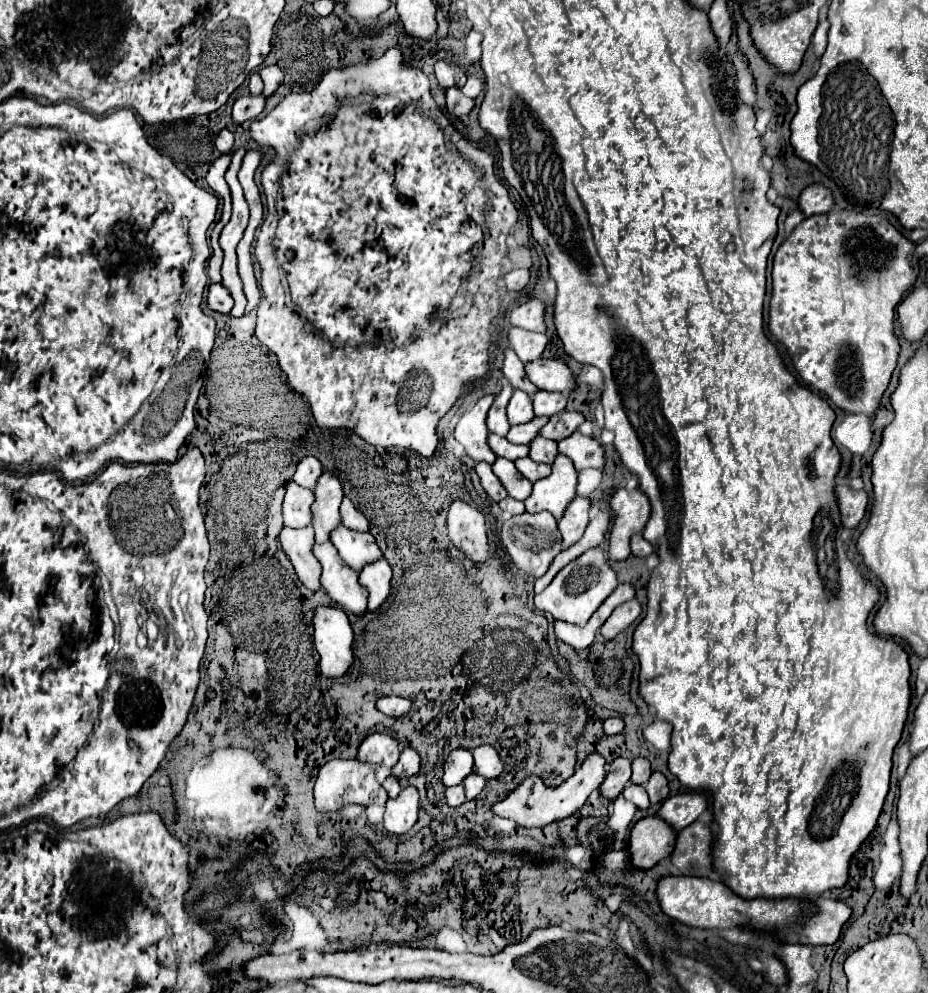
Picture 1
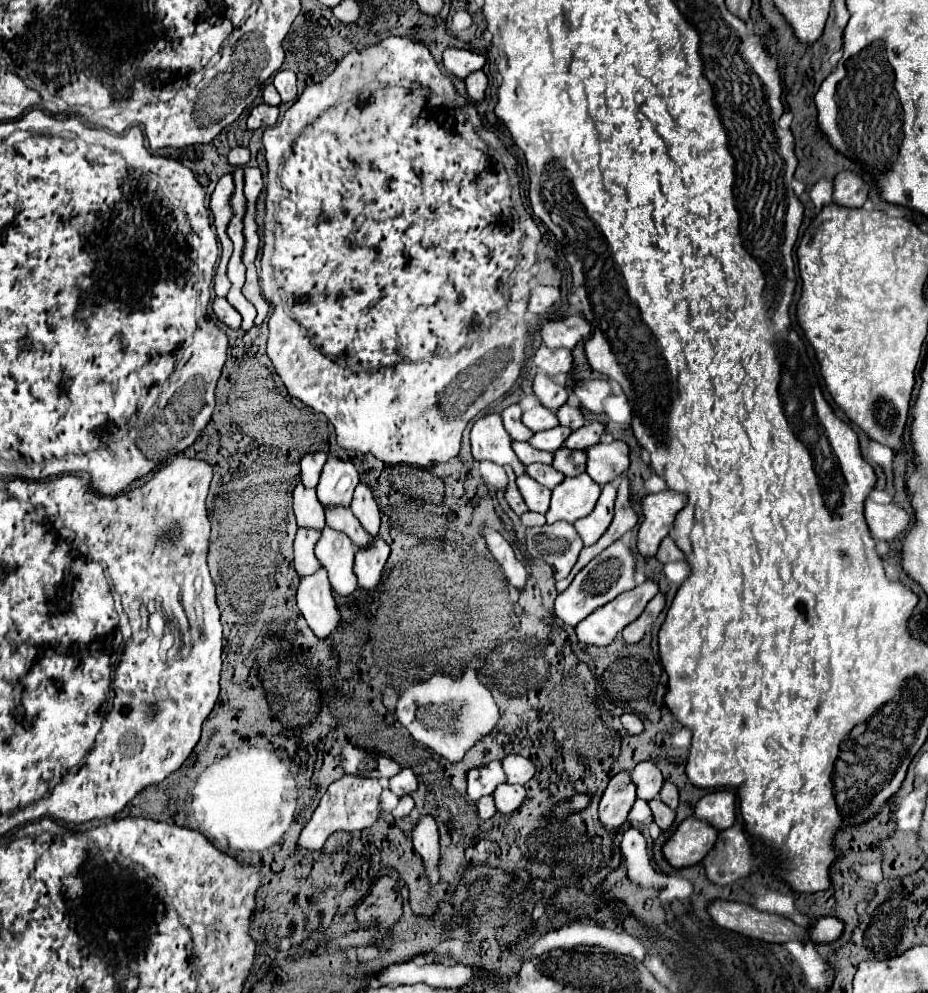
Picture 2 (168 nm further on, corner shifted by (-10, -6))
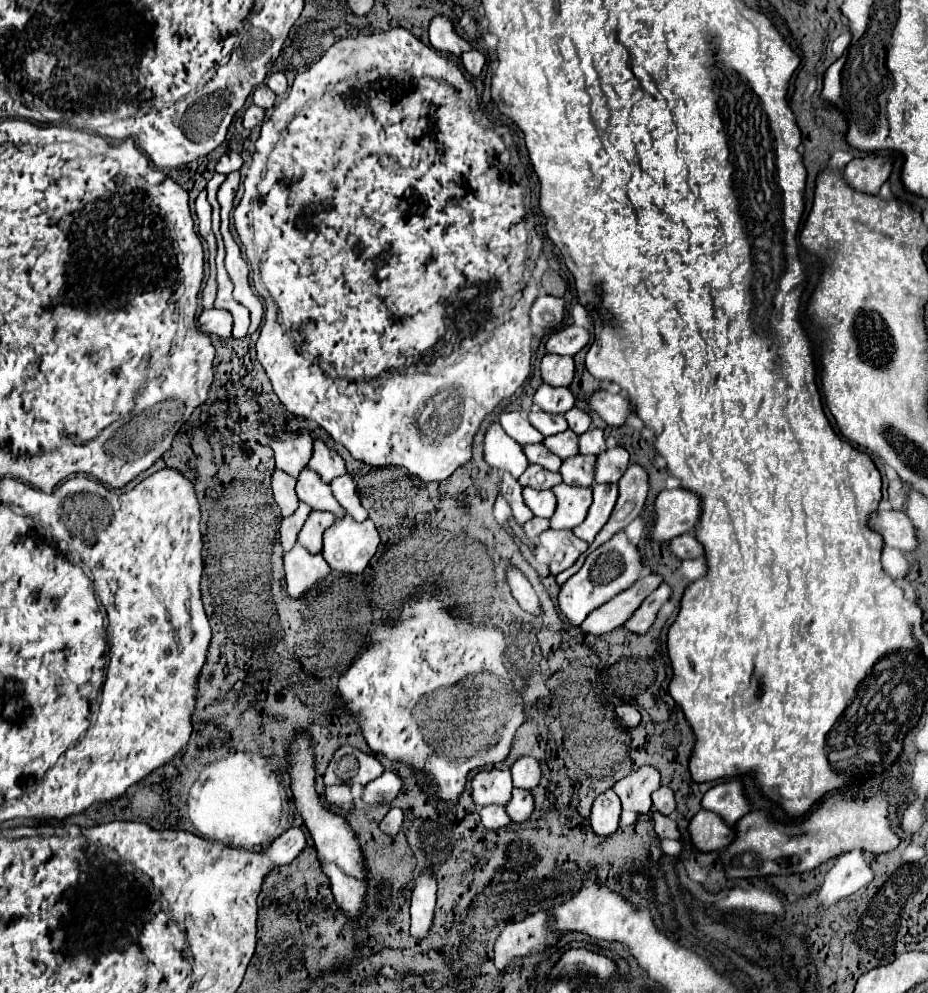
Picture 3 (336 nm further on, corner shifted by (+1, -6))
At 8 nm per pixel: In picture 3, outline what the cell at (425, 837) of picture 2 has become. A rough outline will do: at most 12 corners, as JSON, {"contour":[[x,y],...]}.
{"contour":[[422,872],[410,900],[412,936],[428,934],[436,880]]}

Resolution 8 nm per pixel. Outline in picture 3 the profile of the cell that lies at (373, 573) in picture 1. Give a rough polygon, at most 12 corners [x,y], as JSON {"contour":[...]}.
{"contour":[[336,520],[324,534],[332,570],[362,574],[380,534],[372,520]]}

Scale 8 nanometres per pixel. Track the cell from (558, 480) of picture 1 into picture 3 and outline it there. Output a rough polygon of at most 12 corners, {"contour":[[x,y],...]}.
{"contour":[[558,484],[550,528],[578,526],[592,488]]}

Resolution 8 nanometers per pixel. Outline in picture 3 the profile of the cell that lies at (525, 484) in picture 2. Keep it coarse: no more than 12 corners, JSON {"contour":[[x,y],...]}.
{"contour":[[524,488],[524,504],[534,516],[550,518],[552,490]]}

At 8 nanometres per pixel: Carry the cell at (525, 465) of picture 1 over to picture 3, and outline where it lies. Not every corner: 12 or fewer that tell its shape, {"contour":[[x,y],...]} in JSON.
{"contour":[[530,464],[518,478],[522,486],[546,490],[562,482],[560,474]]}

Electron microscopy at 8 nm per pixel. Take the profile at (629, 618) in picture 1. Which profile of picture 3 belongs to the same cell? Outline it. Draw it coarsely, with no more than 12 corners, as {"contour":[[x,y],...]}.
{"contour":[[660,584],[624,624],[646,634],[656,612],[670,598],[670,586]]}

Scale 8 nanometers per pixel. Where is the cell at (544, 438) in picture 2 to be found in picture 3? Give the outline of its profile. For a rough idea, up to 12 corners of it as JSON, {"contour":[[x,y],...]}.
{"contour":[[572,430],[546,436],[542,444],[560,458],[578,454]]}

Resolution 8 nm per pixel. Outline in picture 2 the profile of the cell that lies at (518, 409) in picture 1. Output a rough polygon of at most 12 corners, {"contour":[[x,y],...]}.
{"contour":[[545,406],[523,412],[523,424],[533,432],[559,426]]}

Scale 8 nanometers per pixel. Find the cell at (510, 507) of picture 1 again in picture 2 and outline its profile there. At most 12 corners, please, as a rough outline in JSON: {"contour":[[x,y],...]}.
{"contour":[[537,512],[521,516],[527,528],[543,526],[545,516]]}

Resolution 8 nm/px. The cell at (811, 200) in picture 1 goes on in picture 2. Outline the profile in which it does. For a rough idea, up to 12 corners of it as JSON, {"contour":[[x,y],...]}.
{"contour":[[855,172],[835,176],[833,202],[861,208],[869,184]]}

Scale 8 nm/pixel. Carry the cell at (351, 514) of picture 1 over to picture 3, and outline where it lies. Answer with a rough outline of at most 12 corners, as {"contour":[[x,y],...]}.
{"contour":[[350,474],[334,478],[332,494],[356,520],[368,520]]}

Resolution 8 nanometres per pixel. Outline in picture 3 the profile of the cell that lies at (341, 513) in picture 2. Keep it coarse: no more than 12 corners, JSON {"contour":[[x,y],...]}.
{"contour":[[302,470],[296,494],[312,510],[344,518],[330,486],[318,474]]}

